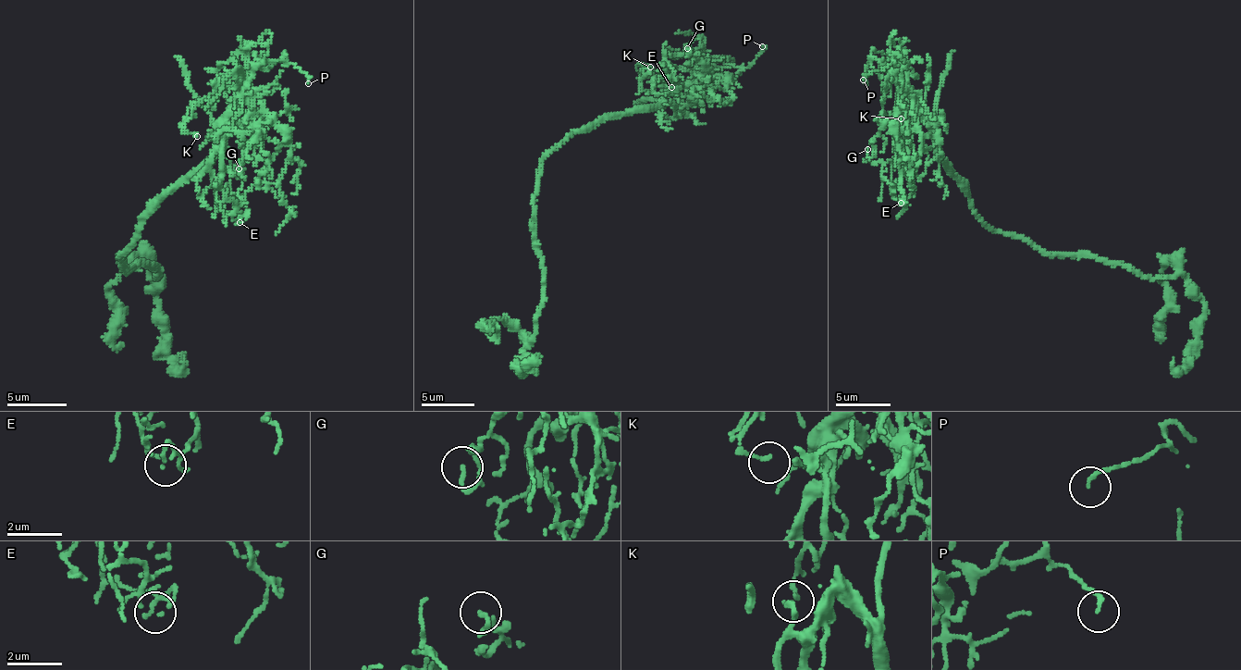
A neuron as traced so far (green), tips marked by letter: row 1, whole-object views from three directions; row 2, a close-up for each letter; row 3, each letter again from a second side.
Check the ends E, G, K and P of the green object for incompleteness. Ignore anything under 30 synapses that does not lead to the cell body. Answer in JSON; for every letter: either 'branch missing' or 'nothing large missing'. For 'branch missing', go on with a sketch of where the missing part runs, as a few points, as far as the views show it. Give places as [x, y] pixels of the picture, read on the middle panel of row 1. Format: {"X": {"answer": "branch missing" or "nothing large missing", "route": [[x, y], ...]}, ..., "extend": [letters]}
{"E": {"answer": "nothing large missing"}, "G": {"answer": "nothing large missing"}, "K": {"answer": "nothing large missing"}, "P": {"answer": "nothing large missing"}, "extend": []}

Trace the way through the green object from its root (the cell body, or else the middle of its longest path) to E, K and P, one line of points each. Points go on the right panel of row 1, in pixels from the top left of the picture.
E: (995, 230), (976, 213), (966, 186), (952, 175), (936, 135), (919, 118), (906, 140), (912, 193), (901, 203)
K: (995, 230), (972, 208), (936, 130), (901, 77), (908, 92), (901, 118)
P: (995, 230), (952, 175), (904, 67), (893, 59), (863, 80)

